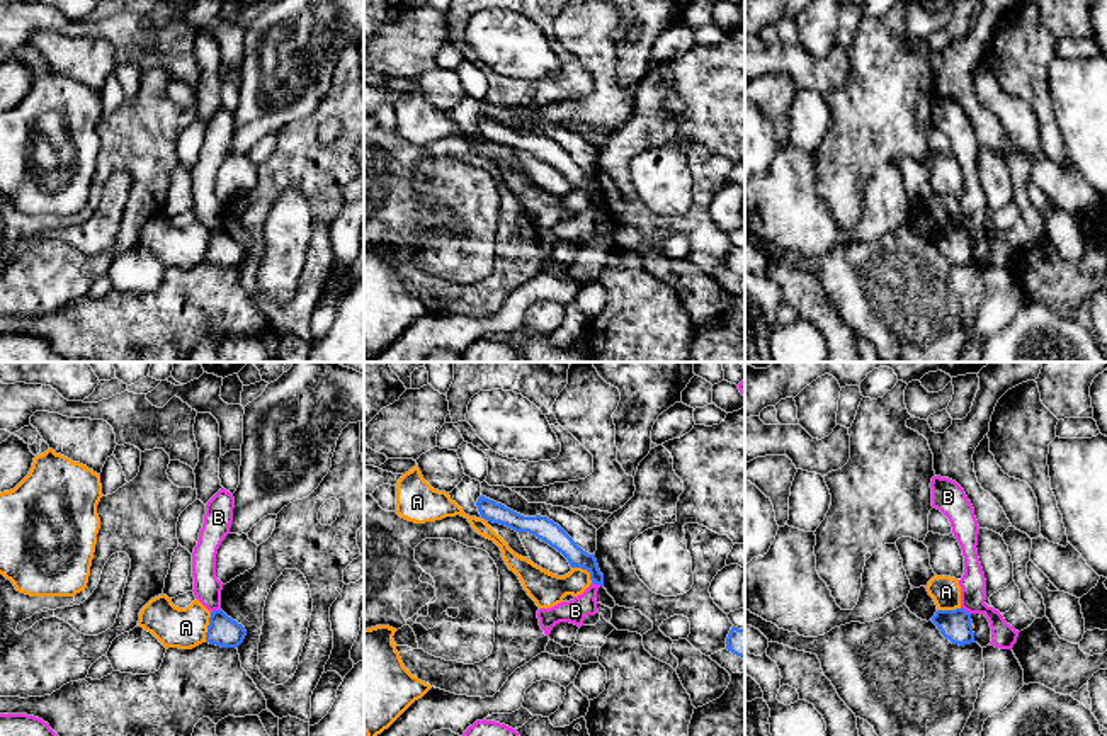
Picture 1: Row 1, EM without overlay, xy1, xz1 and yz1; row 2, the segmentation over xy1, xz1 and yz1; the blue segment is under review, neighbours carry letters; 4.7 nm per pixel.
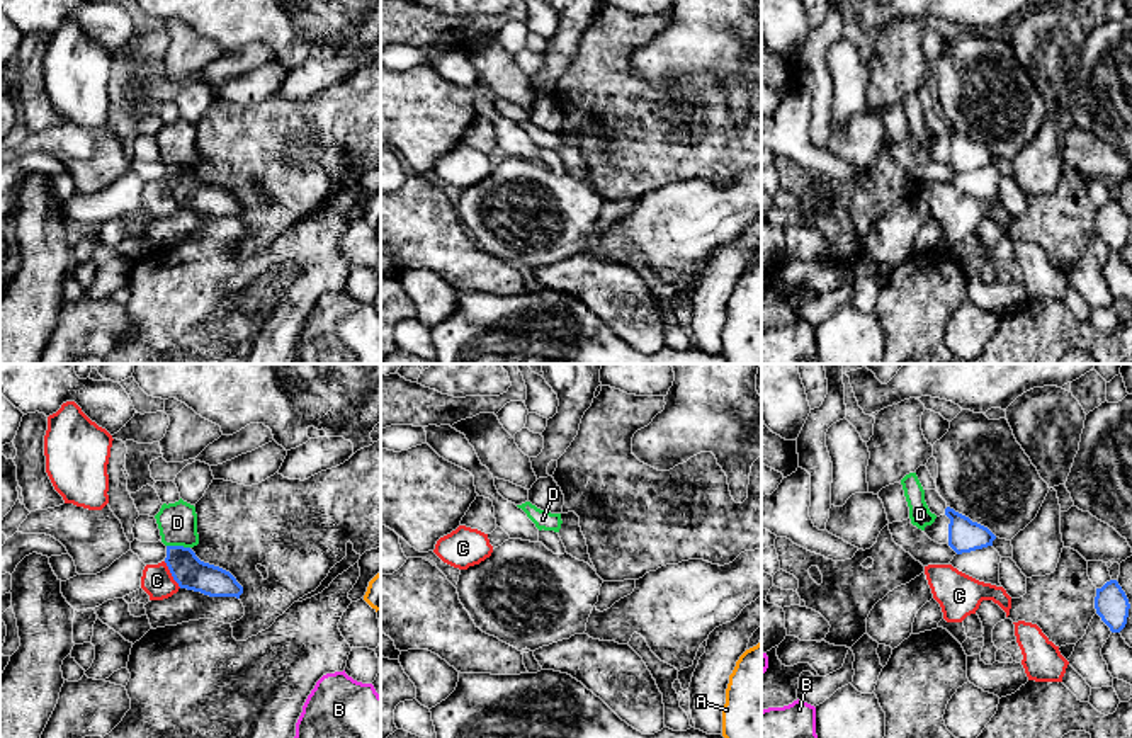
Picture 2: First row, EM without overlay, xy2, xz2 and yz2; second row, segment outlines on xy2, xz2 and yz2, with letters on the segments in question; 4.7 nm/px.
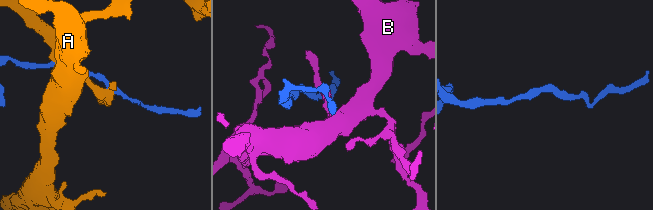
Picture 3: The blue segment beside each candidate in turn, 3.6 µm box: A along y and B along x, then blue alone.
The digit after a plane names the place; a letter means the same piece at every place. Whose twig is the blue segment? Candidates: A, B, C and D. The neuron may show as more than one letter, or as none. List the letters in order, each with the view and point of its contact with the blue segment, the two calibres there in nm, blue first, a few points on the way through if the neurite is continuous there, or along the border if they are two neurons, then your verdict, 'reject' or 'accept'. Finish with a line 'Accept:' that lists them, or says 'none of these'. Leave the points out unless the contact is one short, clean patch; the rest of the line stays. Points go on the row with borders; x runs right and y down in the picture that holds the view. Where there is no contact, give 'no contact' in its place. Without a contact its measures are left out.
A: meets blue in xy1 at (208, 628); 150 nm thick on the blue side, 190 nm on the other; reject
B: meets blue in xy1 at (215, 611); 150 nm thick on the blue side, 130 nm on the other; border along xy1 (220, 609), (211, 612); reject
C: meets blue in xy2 at (172, 575); 160 nm thick on the blue side, 150 nm on the other; reject
D: meets blue in xy2 at (179, 546); 160 nm thick on the blue side, 190 nm on the other; border along xy2 (167, 544), (189, 548); reject
Accept: none of these

